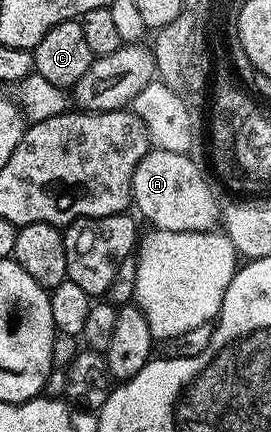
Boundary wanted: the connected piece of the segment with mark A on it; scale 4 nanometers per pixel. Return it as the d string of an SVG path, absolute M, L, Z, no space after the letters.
M155 148L145 153L137 162L131 175L131 198L134 207L139 207L138 215L143 215L151 223L152 229L161 232L205 232L214 225L211 224L214 220L216 223L220 219L220 205L215 205L215 200L211 197L211 188L207 185L202 170L191 159L190 155L182 156L169 150Z

